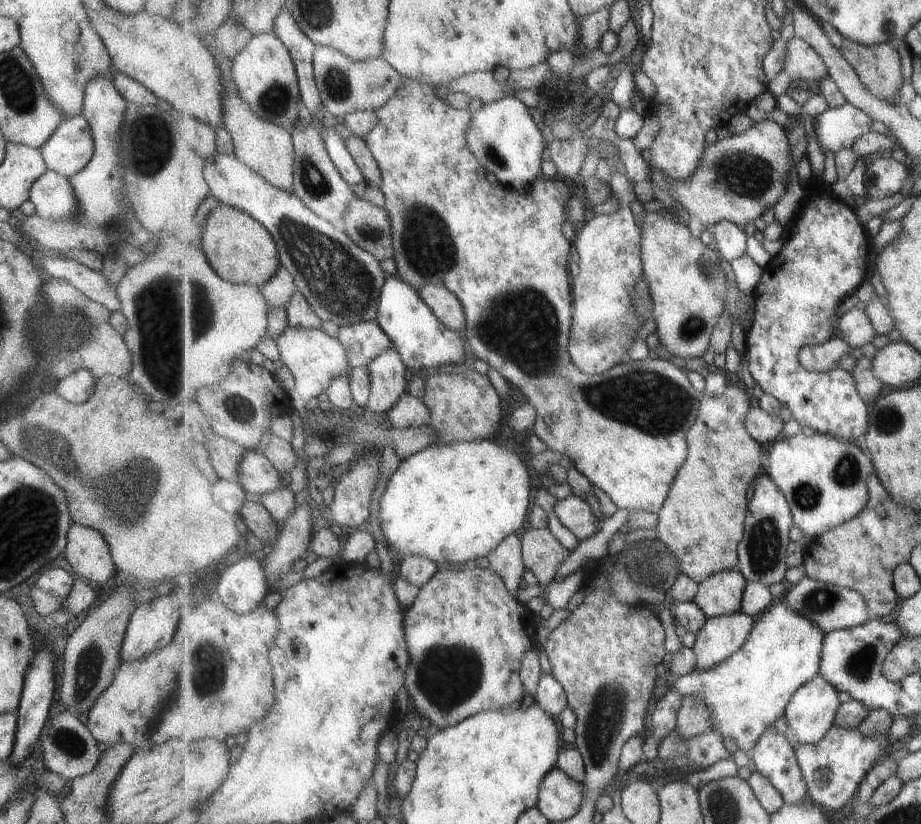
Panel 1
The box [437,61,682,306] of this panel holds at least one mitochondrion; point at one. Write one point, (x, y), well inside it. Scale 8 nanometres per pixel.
(494, 156)

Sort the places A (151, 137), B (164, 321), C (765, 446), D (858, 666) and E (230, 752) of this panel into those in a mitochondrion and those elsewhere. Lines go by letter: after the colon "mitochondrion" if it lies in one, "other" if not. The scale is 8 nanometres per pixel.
A: mitochondrion
B: mitochondrion
C: other
D: mitochondrion
E: other

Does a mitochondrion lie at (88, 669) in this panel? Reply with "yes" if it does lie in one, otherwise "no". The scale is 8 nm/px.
yes

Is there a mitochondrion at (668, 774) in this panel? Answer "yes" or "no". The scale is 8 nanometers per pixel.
no

